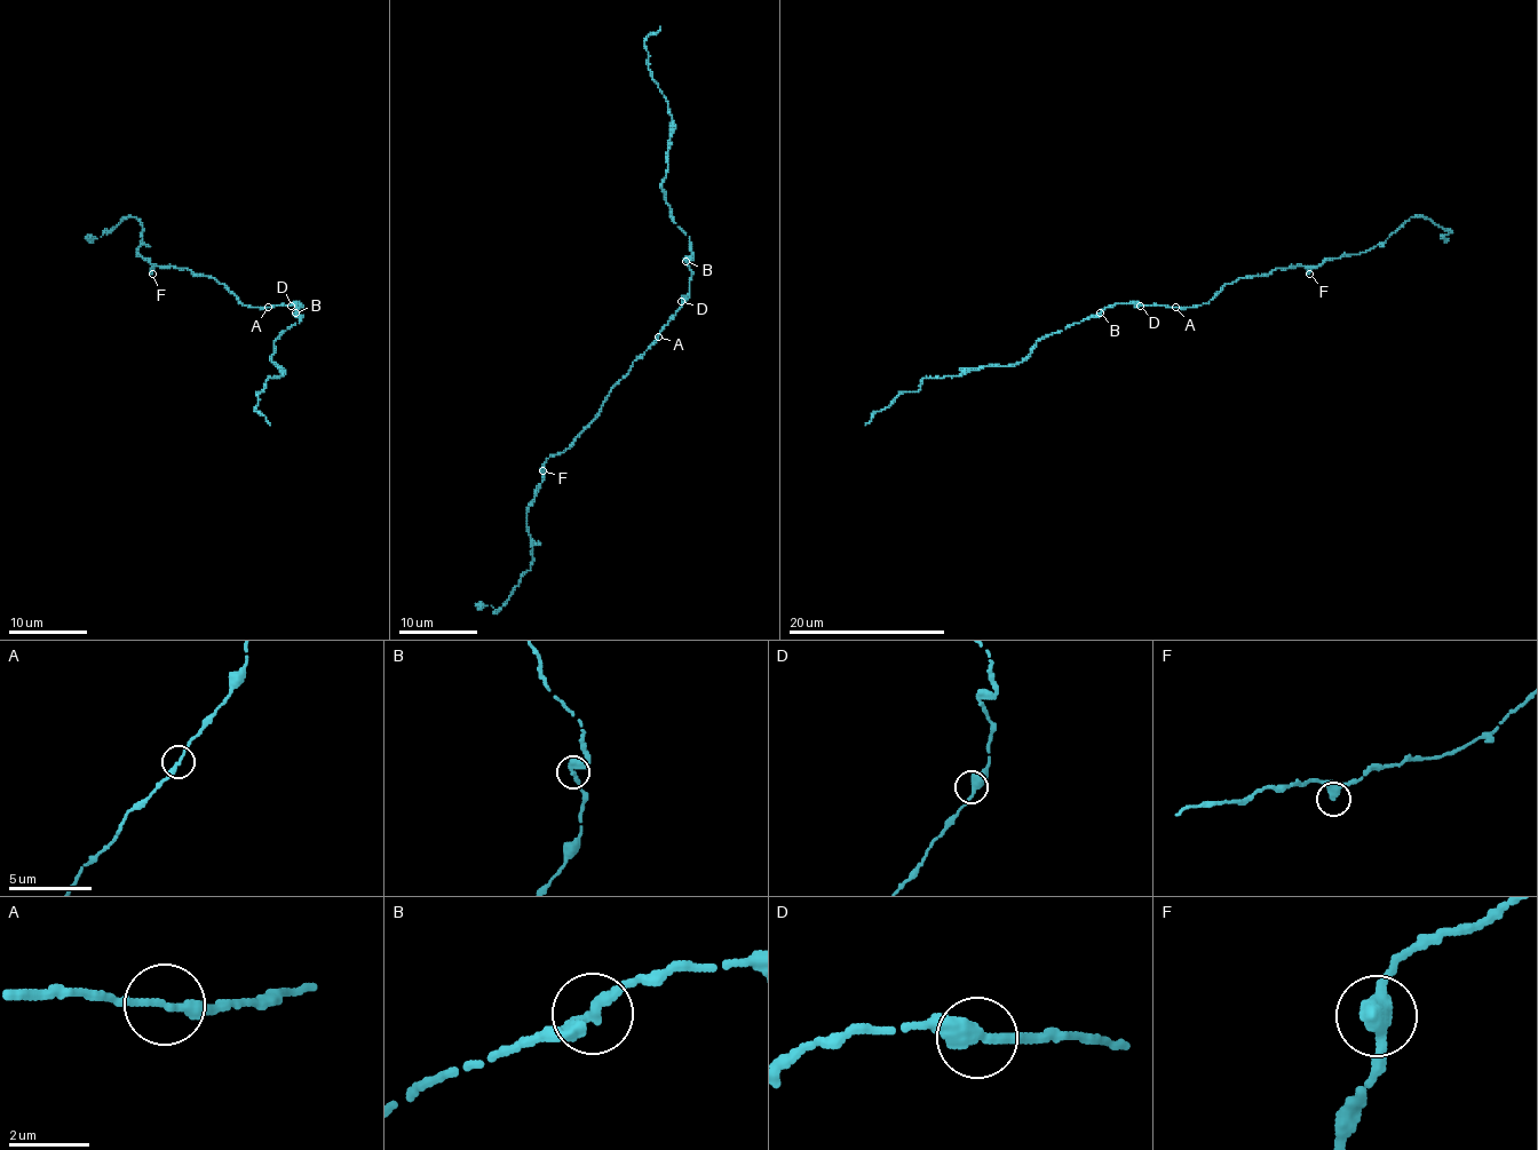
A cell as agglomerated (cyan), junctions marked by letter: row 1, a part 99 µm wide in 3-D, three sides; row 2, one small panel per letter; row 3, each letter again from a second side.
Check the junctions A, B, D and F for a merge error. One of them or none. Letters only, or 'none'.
none

